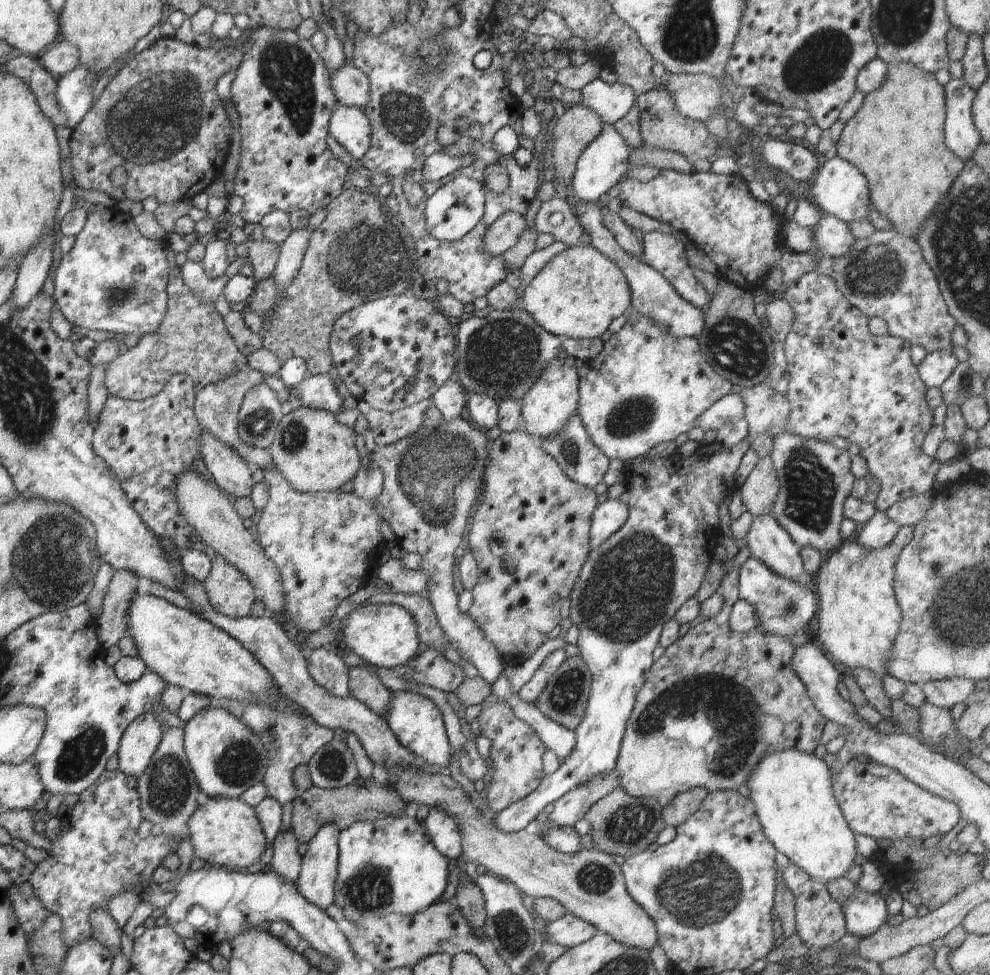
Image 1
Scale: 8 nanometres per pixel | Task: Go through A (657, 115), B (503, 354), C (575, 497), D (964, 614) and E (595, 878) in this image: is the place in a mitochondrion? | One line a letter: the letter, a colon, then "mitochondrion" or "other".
A: mitochondrion
B: mitochondrion
C: other
D: mitochondrion
E: mitochondrion

